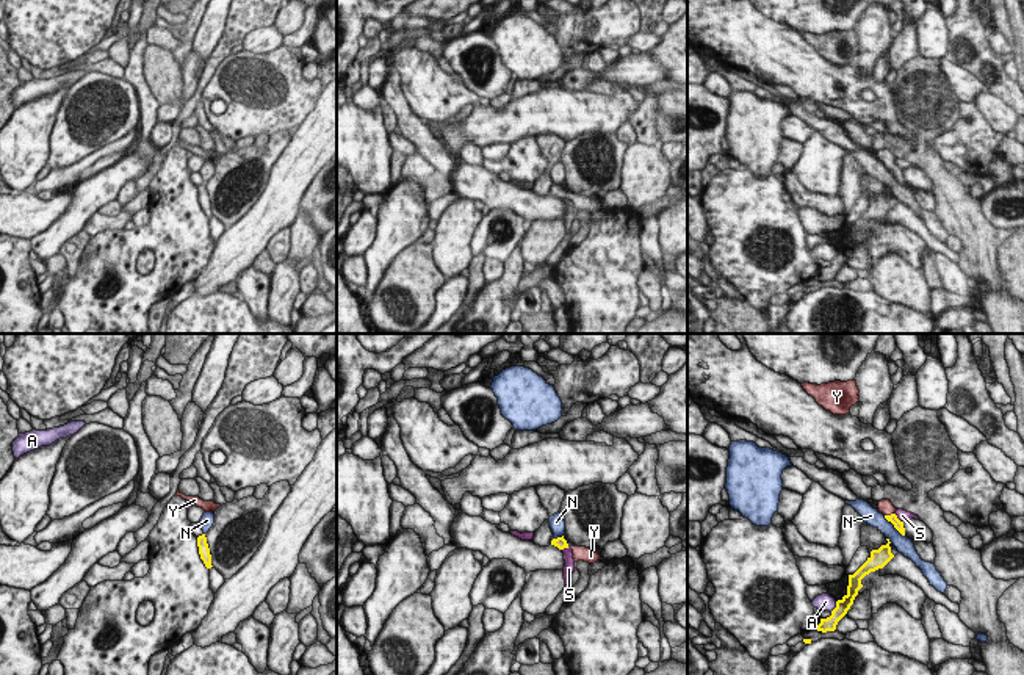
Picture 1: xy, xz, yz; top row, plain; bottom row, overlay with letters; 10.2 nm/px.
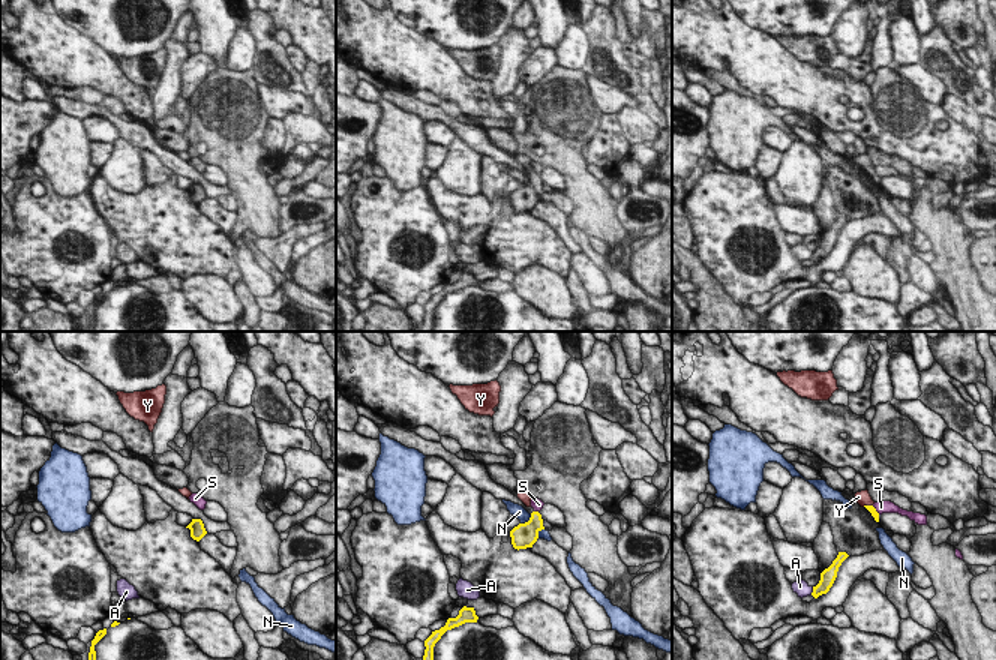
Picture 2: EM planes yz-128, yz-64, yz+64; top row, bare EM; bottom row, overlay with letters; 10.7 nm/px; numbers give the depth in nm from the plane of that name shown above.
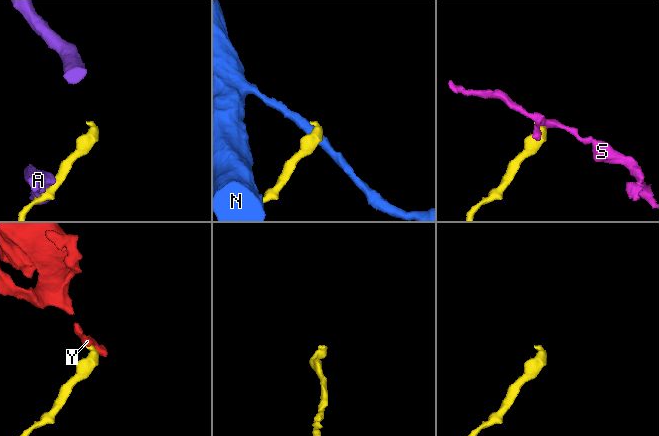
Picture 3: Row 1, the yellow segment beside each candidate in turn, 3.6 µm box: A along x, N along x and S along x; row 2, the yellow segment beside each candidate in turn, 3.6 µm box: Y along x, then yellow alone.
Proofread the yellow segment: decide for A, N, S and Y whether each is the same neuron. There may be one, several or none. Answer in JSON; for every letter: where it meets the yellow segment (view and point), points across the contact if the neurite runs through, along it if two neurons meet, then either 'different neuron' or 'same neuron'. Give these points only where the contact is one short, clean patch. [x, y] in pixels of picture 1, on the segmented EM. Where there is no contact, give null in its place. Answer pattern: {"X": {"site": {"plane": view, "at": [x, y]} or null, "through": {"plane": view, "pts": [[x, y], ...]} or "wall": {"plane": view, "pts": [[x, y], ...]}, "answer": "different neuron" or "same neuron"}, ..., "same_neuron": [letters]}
{"A": {"site": {"plane": "yz", "at": [836, 606]}, "wall": {"plane": "yz", "pts": [[836, 602], [830, 611]]}, "answer": "different neuron"}, "N": {"site": {"plane": "yz", "at": [894, 527]}, "wall": {"plane": "yz", "pts": [[883, 516], [904, 536]]}, "answer": "different neuron"}, "S": {"site": {"plane": "yz", "at": [897, 519]}, "wall": {"plane": "yz", "pts": [[894, 514], [902, 522]]}, "answer": "different neuron"}, "Y": {"site": {"plane": "yz", "at": [891, 514]}, "through": {"plane": "yz", "pts": [[899, 525], [891, 514], [885, 506]]}, "answer": "same neuron"}, "same_neuron": ["Y"]}

